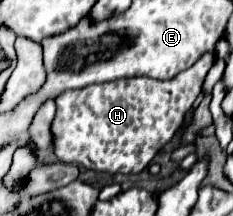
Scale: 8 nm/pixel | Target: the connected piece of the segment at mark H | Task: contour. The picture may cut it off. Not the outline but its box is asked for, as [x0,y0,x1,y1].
[52,52,214,174]

